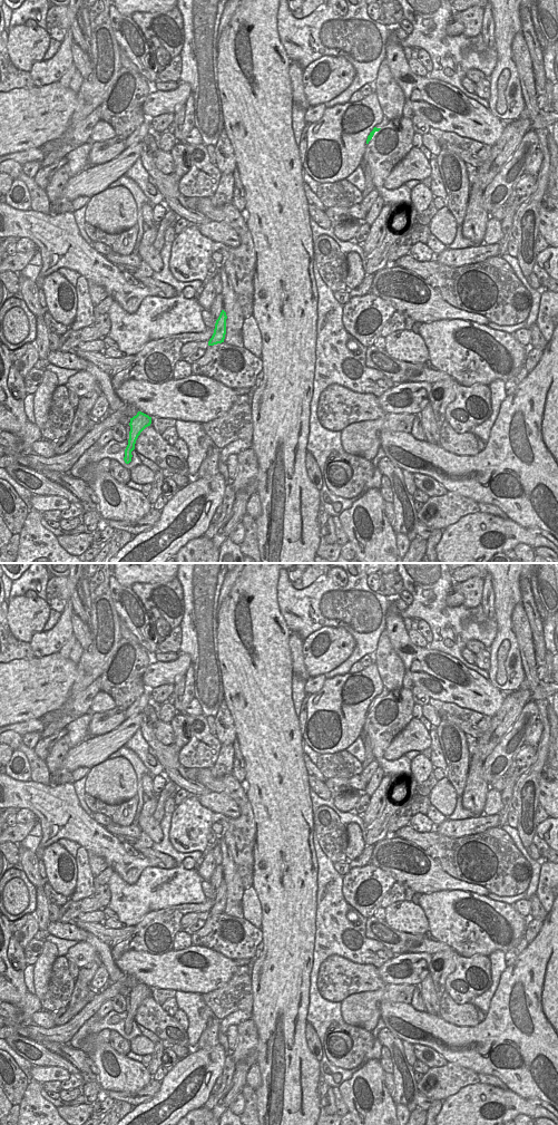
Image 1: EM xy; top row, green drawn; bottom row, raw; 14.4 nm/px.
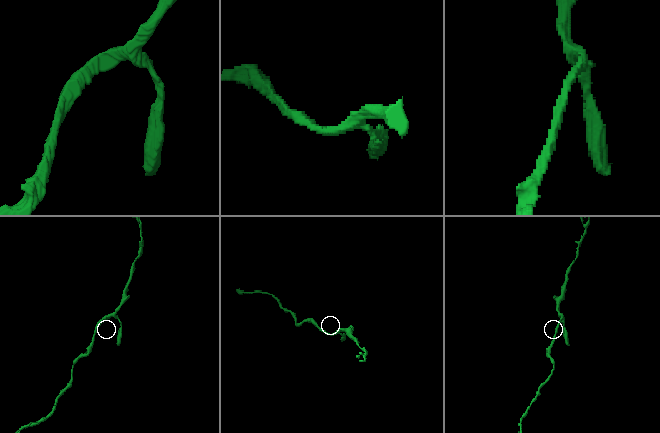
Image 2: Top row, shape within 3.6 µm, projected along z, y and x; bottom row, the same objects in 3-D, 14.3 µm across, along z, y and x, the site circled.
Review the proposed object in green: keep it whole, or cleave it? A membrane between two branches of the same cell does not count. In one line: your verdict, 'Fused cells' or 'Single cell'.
Fused cells.

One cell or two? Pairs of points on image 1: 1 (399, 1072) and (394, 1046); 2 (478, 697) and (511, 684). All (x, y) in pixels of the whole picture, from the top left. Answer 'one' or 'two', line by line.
1: one
2: two

